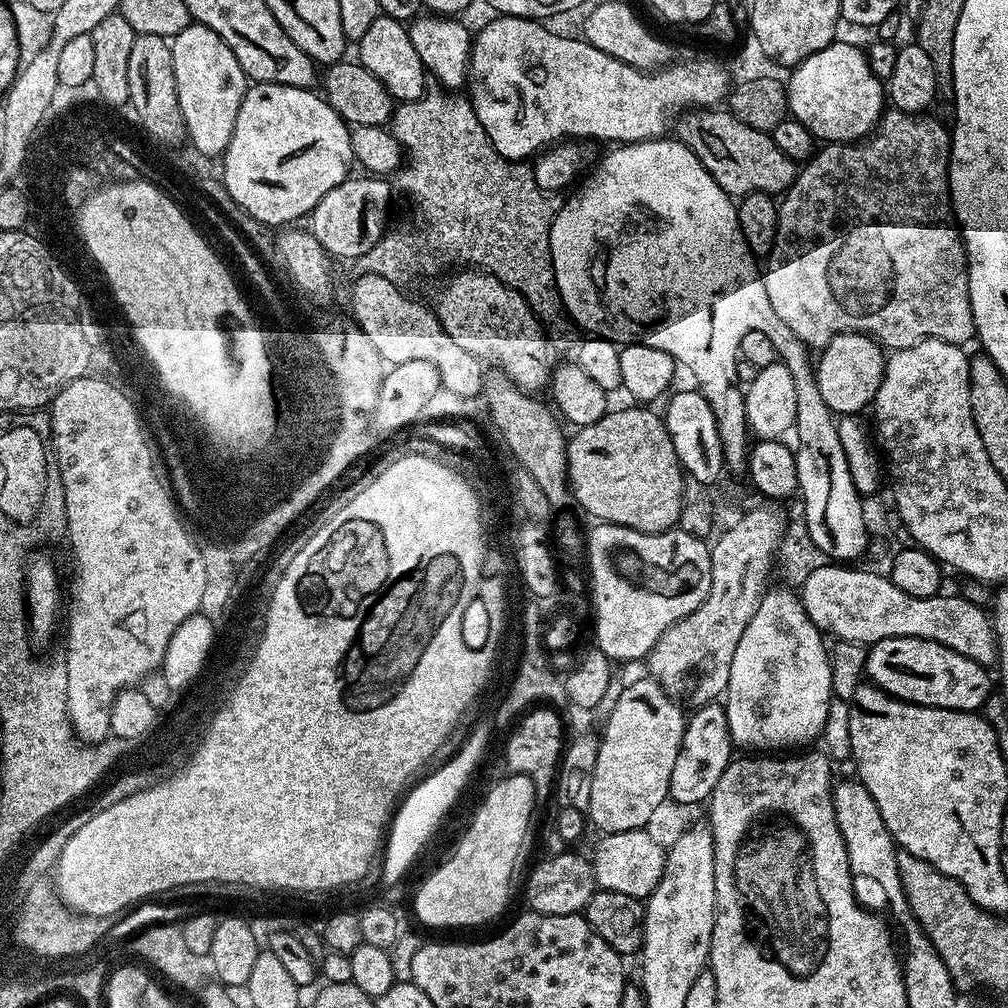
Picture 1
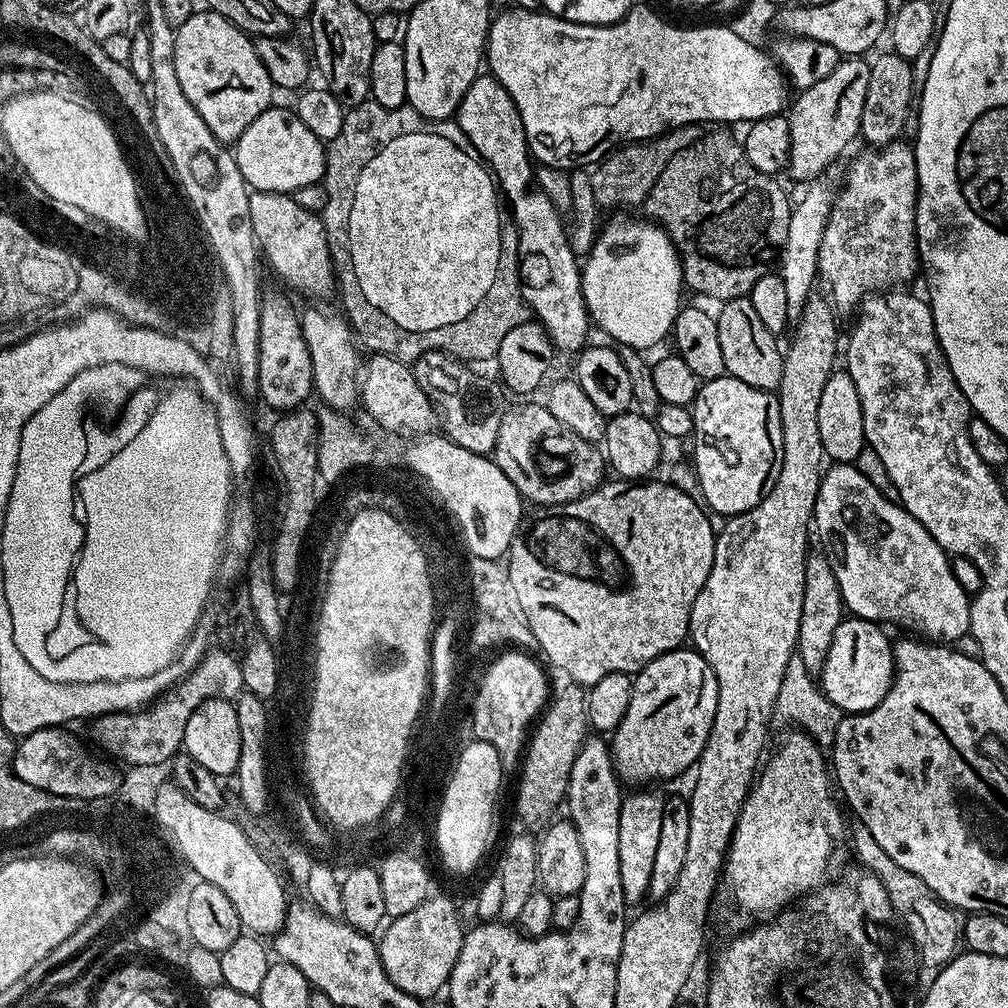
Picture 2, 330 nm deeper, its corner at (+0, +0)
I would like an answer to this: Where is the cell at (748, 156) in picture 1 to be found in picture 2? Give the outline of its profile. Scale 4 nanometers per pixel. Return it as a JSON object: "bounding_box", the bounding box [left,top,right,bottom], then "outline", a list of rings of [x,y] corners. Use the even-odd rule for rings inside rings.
{"bounding_box":[786,58,871,182],"outline":[[[864,58],[841,59],[834,70],[822,82],[814,82],[814,86],[803,89],[800,96],[791,101],[786,115],[790,122],[790,158],[788,159],[787,175],[796,180],[811,182],[825,175],[824,171],[843,154],[852,139],[860,136],[860,123],[862,122],[862,108],[866,101],[866,90],[869,89],[871,63]]]}

